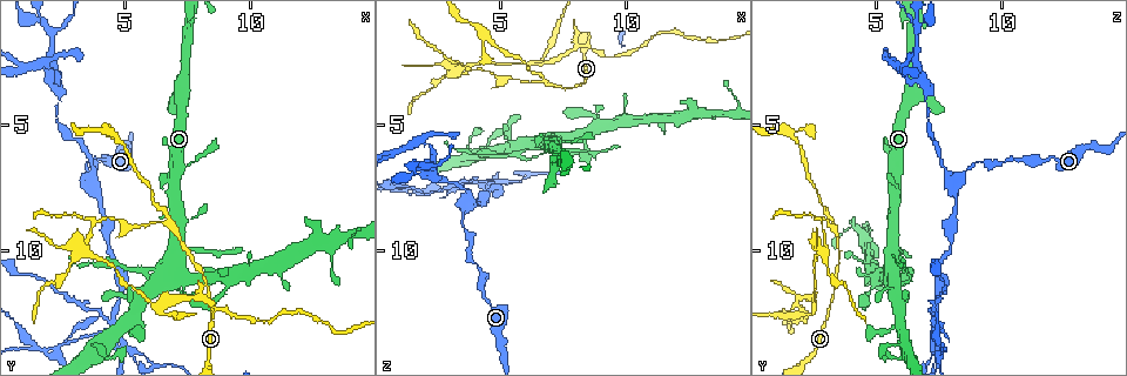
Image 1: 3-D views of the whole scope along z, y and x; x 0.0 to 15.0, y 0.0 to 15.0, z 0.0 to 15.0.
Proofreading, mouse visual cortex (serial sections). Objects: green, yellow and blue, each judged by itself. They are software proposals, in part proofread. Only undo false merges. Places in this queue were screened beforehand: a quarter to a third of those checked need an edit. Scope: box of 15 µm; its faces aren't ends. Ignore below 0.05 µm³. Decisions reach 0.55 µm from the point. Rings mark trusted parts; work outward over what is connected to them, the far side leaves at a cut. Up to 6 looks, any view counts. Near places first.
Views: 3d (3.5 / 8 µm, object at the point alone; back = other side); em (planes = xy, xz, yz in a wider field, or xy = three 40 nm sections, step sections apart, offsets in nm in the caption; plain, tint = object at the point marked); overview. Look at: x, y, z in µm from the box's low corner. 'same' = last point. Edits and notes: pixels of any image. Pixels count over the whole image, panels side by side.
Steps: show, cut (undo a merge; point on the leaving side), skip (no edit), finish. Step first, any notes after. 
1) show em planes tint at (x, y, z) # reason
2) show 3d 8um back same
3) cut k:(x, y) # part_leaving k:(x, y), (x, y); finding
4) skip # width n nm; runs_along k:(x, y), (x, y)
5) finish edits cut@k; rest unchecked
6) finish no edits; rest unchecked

show 3d 3.5um back at (3.6, 7.2, 8.2)

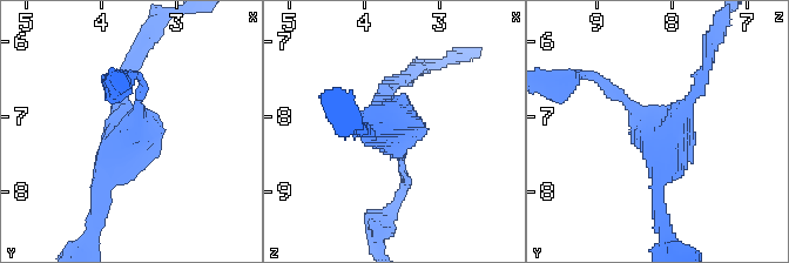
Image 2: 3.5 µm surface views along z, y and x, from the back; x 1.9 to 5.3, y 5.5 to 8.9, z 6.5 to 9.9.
show em xy step 1 tint at (3.60, 7.30, 8.20) # arms 3; arm_widths 100, 150, 200 nm; shape alone is not enough

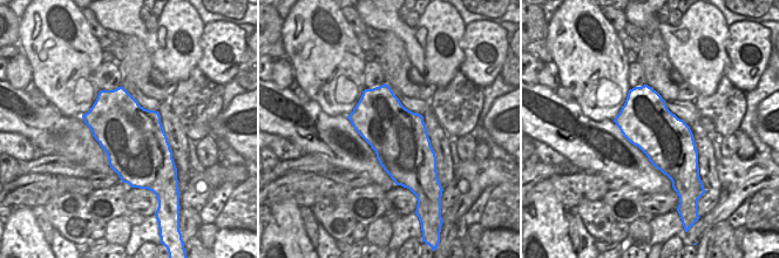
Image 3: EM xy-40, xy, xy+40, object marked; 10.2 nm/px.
skip # runs_along 2:(605, 86), (665, 147), (659, 209); continuous, no second cell

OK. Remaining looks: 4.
show 3d 3.5um at (6.6, 8.9, 3.2) # three-way junction

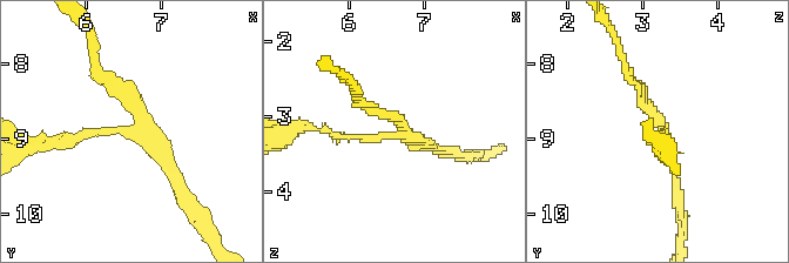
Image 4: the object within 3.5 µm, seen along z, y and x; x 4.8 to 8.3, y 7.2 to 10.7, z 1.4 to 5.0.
show em xy step 5 plain at (6.70, 8.90, 3.30) # arms 3; arm_widths 100, 150, 150 nm

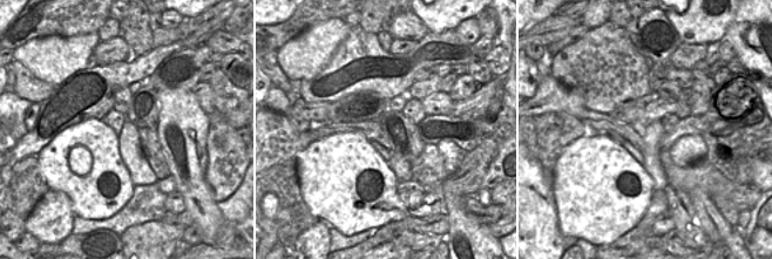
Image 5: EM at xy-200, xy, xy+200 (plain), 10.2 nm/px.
show em xy step 5 tint same # where the object lies

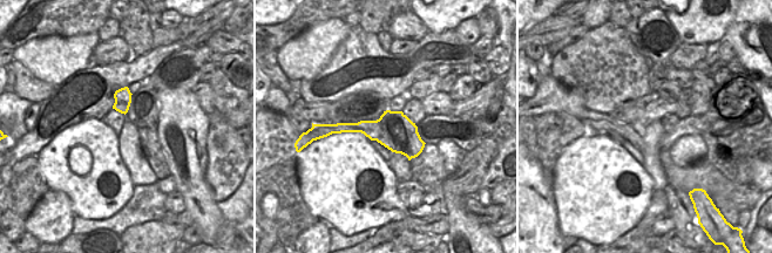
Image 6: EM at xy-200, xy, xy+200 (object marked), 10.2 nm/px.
skip # runs_along 4:(186, 193), (132, 128), (62, 135); continuous, no second cell

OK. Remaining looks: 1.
finish no edits; rest unchecked

